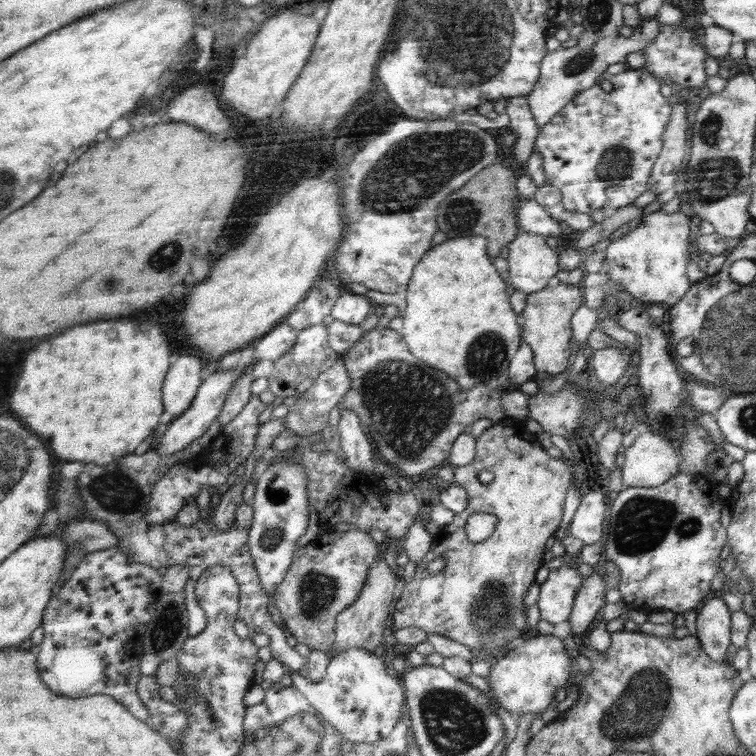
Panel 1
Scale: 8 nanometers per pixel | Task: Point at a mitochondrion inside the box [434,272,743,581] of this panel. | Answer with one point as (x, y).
(641, 524)

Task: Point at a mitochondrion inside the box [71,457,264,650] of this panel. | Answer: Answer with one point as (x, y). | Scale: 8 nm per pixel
(119, 496)

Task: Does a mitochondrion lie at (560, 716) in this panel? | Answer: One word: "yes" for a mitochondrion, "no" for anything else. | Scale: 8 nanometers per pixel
no

